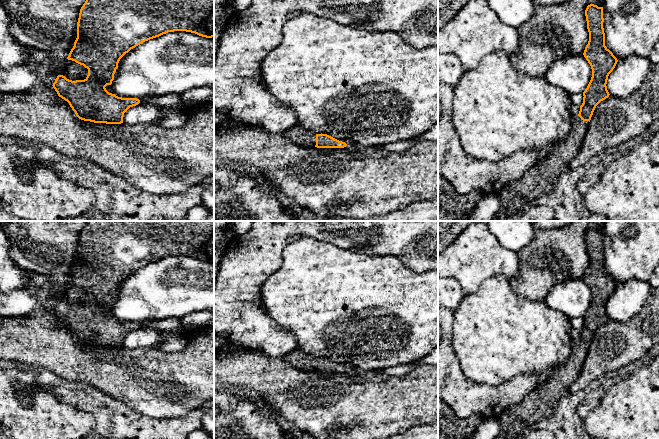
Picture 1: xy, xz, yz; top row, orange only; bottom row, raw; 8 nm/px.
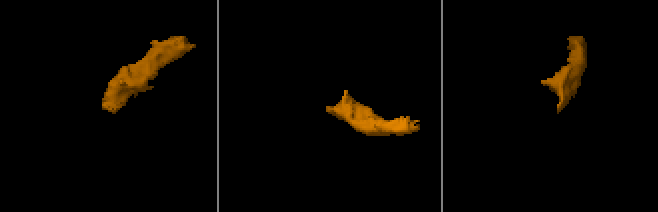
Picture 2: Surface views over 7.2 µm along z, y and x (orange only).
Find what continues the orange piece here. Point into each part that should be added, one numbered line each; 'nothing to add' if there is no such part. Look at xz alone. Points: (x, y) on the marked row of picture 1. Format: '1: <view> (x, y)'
1: xz (298, 135)

